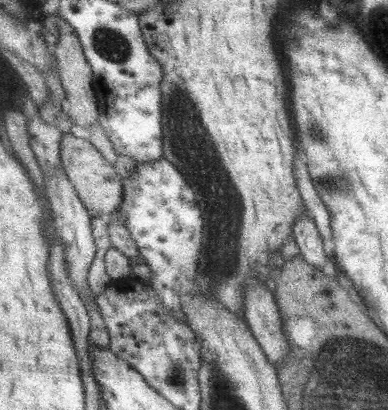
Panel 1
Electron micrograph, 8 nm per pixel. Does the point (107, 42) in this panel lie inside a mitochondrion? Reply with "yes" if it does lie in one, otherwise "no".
yes

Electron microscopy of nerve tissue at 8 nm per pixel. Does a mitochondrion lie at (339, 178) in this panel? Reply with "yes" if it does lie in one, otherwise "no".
yes

